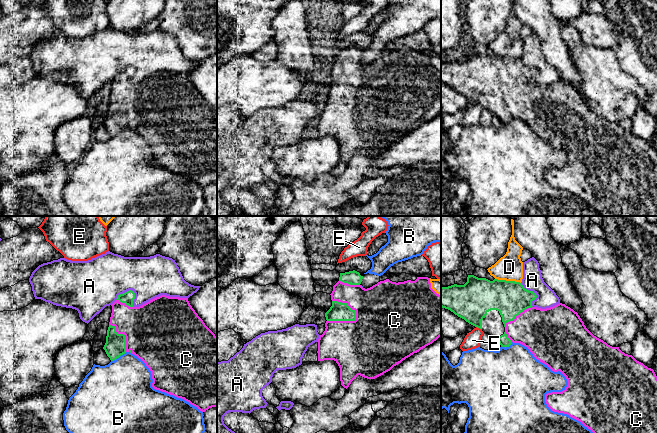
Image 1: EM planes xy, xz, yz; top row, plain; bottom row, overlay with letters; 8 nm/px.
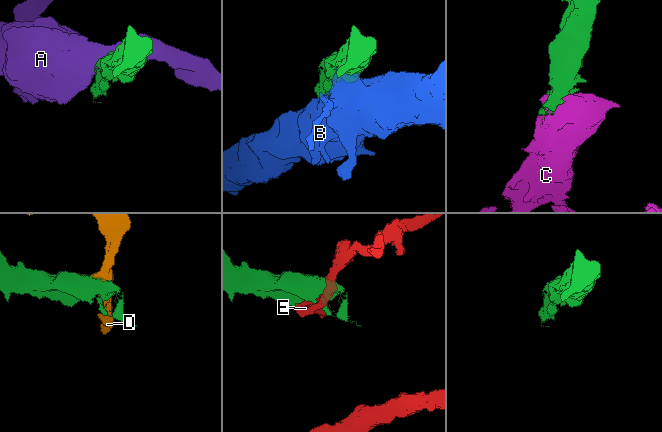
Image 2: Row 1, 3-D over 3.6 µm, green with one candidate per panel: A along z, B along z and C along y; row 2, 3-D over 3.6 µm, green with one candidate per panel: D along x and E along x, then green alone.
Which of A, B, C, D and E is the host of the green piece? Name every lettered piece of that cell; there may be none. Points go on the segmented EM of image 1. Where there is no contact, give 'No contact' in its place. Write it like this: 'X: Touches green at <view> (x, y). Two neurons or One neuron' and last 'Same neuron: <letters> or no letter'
A: Touches green at xy (125, 292). Two neurons
B: Touches green at xy (118, 357). Two neurons
C: Touches green at xz (345, 320). One neuron
D: Touches green at yz (508, 281). Two neurons
E: Touches green at yz (479, 327). Two neurons
Same neuron: C

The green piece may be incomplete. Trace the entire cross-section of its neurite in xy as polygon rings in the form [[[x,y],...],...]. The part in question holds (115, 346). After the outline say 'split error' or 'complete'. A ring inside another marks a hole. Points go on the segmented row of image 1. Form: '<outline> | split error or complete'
[[[129,290],[123,294],[118,295],[116,301],[111,305],[112,313],[110,317],[109,327],[107,330],[106,343],[103,347],[110,360],[114,361],[121,355],[125,354],[126,352],[130,352],[135,356],[137,356],[139,359],[141,359],[151,371],[153,379],[152,387],[154,389],[173,395],[177,398],[184,399],[191,405],[197,407],[202,412],[205,412],[209,408],[217,407],[217,337],[205,325],[203,320],[192,308],[192,306],[188,301],[188,298],[169,297],[166,295],[161,295],[139,307],[133,306],[134,299],[135,299],[134,291]]] | split error

